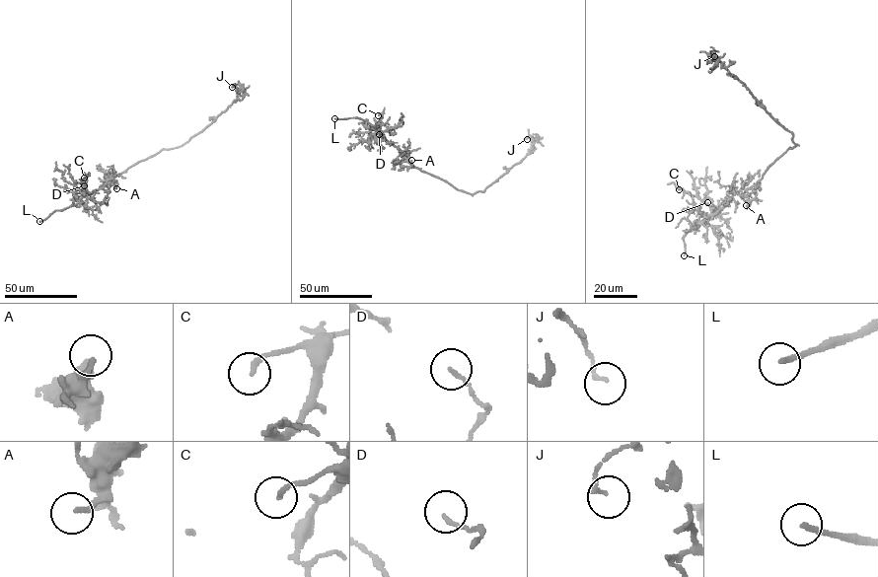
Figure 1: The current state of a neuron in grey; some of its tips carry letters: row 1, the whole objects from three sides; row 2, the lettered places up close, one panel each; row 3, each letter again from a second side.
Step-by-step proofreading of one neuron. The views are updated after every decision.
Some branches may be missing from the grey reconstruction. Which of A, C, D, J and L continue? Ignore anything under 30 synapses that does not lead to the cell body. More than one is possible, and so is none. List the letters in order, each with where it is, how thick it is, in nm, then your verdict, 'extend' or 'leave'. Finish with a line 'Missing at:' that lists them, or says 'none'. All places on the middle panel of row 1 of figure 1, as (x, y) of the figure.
A: place (411, 160); calibre 180 nm; leave
C: place (378, 115); calibre 150 nm; leave
D: place (379, 134); calibre 130 nm; leave
J: place (527, 139); calibre 130 nm; leave
L: place (334, 118); calibre 190 nm; extend
Missing at: L

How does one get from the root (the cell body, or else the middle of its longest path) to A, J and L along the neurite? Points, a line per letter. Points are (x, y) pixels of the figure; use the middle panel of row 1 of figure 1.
A: (444, 180), (413, 166), (404, 157), (408, 162), (411, 160)
J: (444, 180), (472, 194), (483, 191), (526, 156), (534, 143), (530, 136), (527, 139)
L: (444, 180), (413, 166), (402, 151), (366, 121), (358, 117), (334, 118)

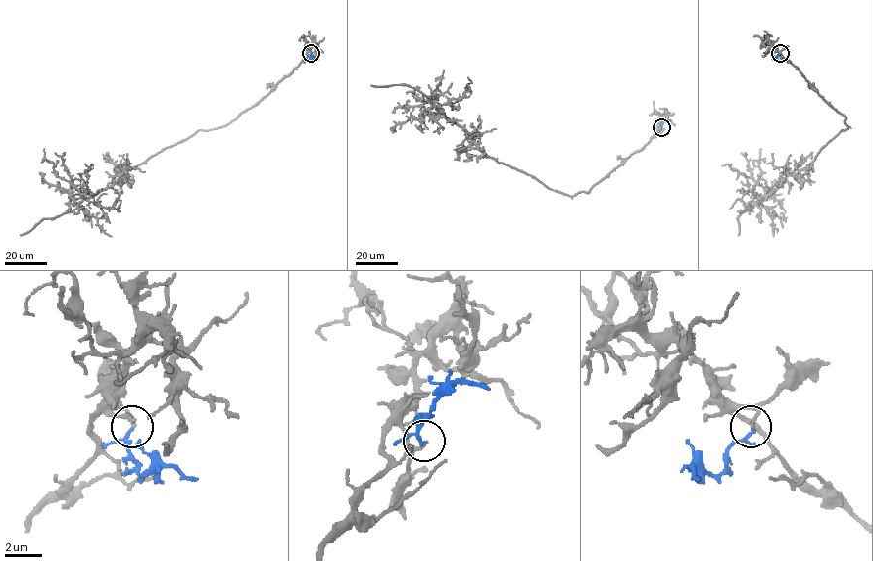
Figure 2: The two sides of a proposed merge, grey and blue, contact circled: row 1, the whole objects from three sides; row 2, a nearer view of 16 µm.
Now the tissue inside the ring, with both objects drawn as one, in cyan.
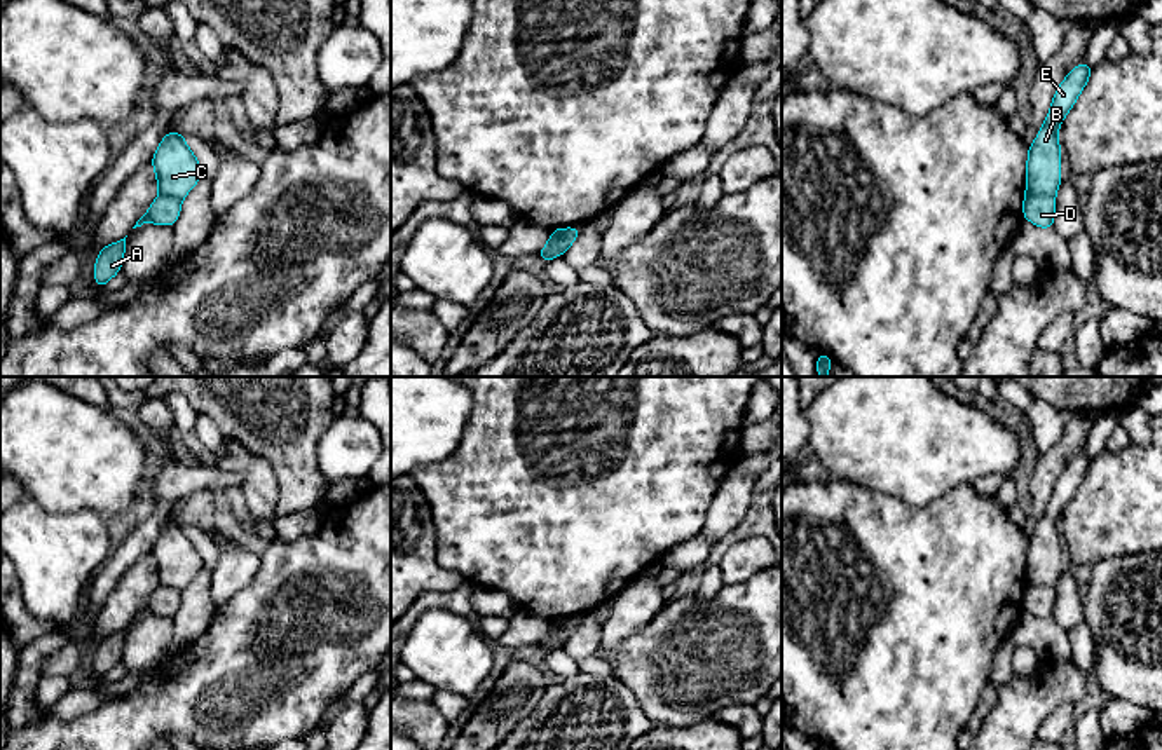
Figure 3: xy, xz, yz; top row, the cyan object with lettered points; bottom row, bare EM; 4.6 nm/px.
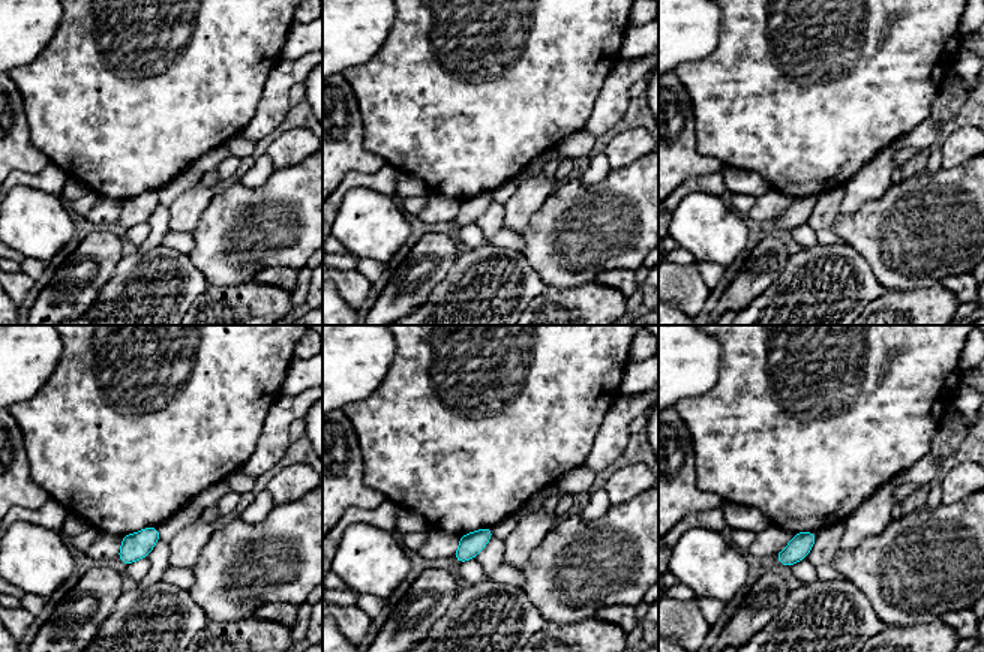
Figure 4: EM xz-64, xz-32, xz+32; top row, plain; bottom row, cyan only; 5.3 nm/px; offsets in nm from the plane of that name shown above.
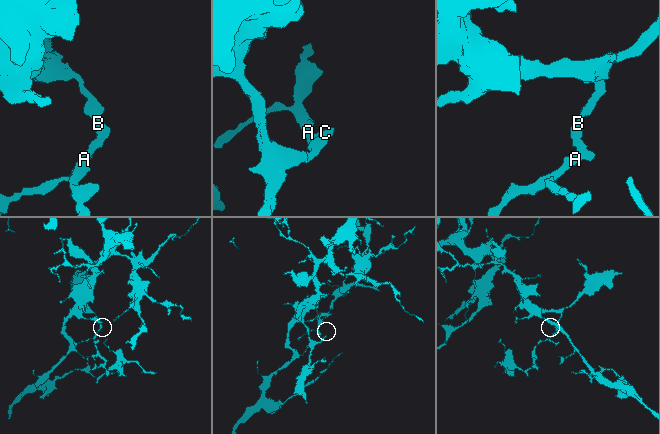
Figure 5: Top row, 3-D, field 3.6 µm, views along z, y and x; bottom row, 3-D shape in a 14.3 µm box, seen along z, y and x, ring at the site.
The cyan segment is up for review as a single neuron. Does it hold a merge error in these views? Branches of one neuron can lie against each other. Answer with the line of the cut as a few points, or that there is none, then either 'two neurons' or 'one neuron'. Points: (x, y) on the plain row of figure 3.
cut xz (567, 620), (559, 634), (557, 646); two neurons

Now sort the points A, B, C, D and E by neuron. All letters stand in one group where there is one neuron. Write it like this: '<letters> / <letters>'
A D / B C E

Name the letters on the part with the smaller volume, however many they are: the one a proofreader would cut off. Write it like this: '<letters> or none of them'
A, D

